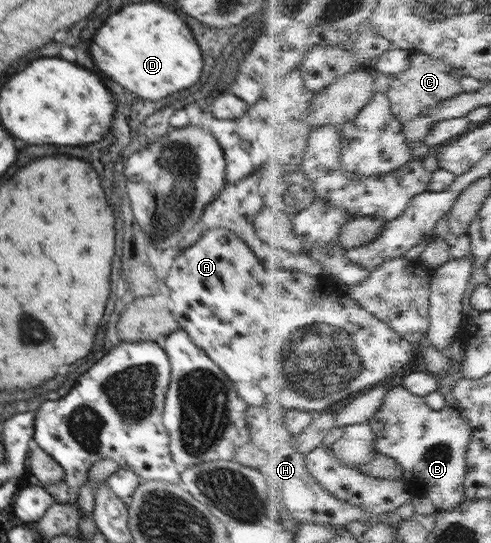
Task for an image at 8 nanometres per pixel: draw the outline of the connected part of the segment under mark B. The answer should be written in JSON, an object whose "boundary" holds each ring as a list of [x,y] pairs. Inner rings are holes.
{"boundary":[[[402,384],[389,392],[384,407],[376,413],[369,424],[378,436],[377,448],[379,452],[398,460],[405,468],[405,478],[403,480],[406,480],[409,485],[418,485],[418,488],[422,488],[423,494],[429,495],[429,498],[441,513],[453,511],[466,501],[467,476],[471,472],[469,450],[471,450],[470,444],[475,429],[472,428],[468,419],[459,409],[448,406],[444,410],[435,410],[428,405],[426,397],[412,393]]]}

